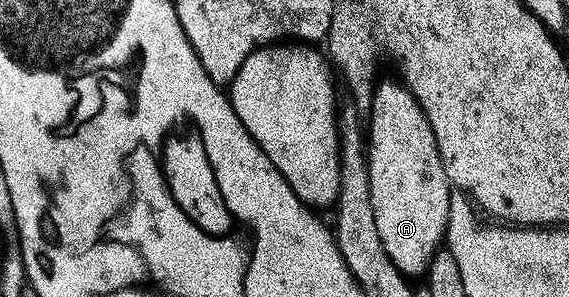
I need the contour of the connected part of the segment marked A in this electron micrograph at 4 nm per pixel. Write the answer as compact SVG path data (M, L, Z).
M384 91L373 94L366 152L369 199L372 203L372 215L376 219L376 231L380 231L380 243L384 243L384 251L388 251L392 263L396 263L399 271L406 274L407 278L415 279L414 277L421 278L425 274L438 250L443 248L444 238L450 228L452 190L427 116L417 103L409 104L396 103Z

